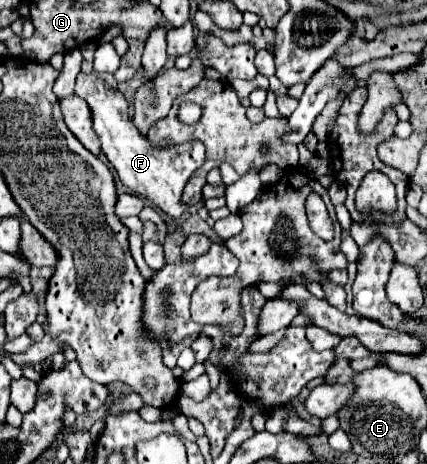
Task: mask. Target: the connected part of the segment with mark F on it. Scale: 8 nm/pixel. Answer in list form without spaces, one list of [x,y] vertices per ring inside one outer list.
[[[95,72],[91,74],[79,74],[75,84],[75,94],[81,96],[93,116],[93,128],[99,136],[101,150],[107,156],[107,160],[117,170],[121,182],[129,186],[139,196],[151,200],[161,212],[169,214],[171,218],[179,218],[183,214],[181,206],[181,192],[191,178],[191,174],[203,166],[205,162],[205,144],[201,140],[187,140],[183,144],[171,144],[167,140],[165,150],[161,146],[155,146],[149,142],[145,134],[139,132],[135,124],[131,124],[129,116],[129,104],[127,98],[113,86],[109,86],[101,76]]]

